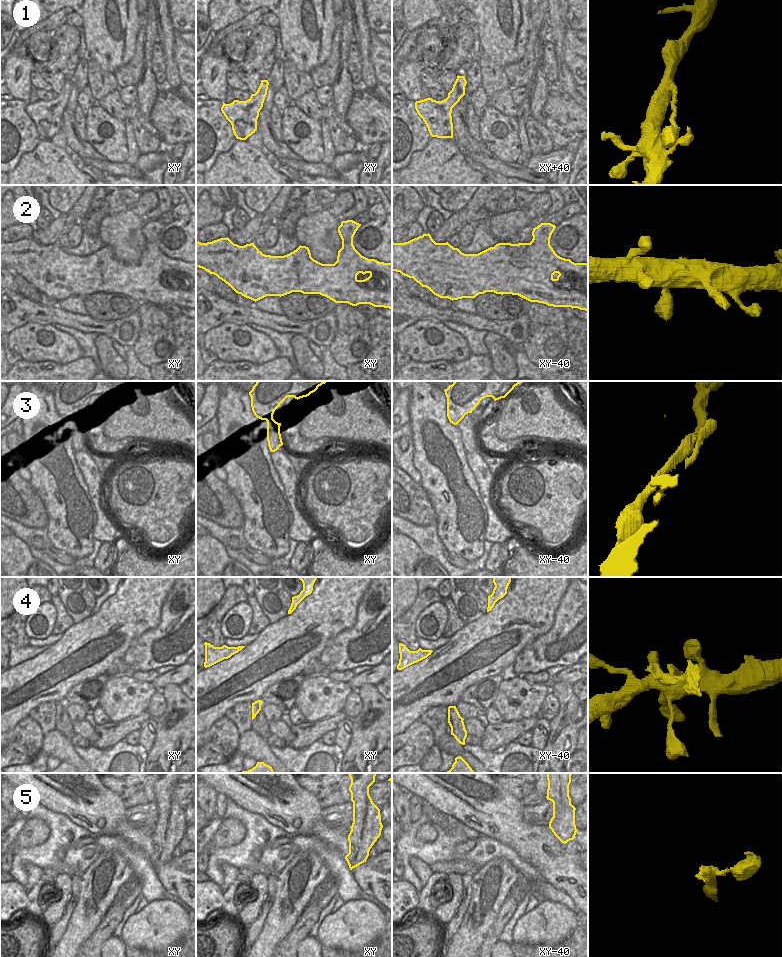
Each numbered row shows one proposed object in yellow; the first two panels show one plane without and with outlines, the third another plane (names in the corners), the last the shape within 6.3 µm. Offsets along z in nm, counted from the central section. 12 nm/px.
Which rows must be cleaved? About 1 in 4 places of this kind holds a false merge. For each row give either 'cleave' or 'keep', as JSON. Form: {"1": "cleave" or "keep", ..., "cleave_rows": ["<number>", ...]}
{"1": "keep", "2": "keep", "3": "keep", "4": "cleave", "5": "keep", "cleave_rows": ["4"]}

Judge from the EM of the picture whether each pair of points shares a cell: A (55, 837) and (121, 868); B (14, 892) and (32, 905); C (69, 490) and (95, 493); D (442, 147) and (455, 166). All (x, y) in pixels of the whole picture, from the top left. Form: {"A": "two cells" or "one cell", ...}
{"A": "two cells", "B": "two cells", "C": "two cells", "D": "one cell"}

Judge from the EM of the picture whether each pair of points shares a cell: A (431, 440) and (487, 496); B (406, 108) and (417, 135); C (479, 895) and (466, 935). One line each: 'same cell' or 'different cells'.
A: different cells
B: same cell
C: same cell

